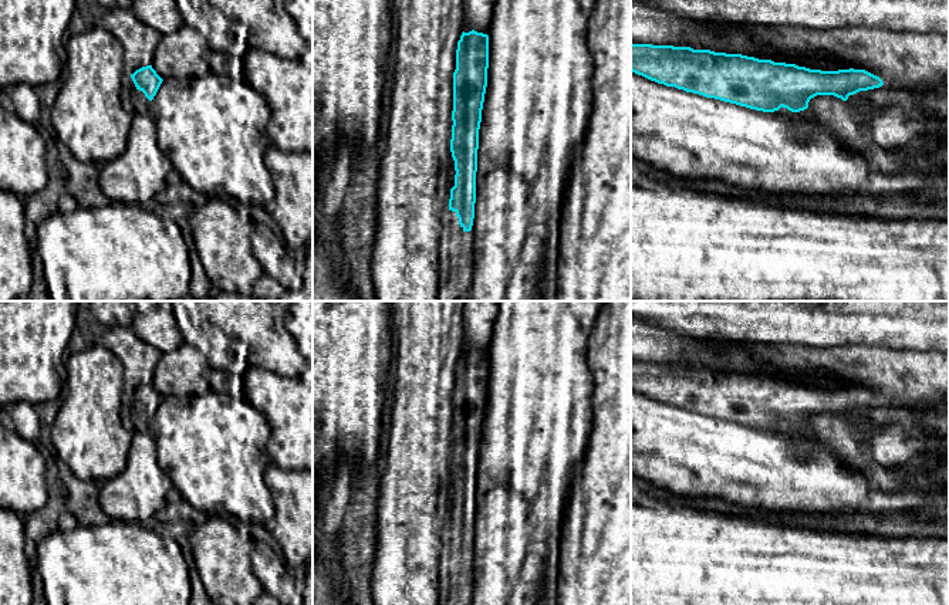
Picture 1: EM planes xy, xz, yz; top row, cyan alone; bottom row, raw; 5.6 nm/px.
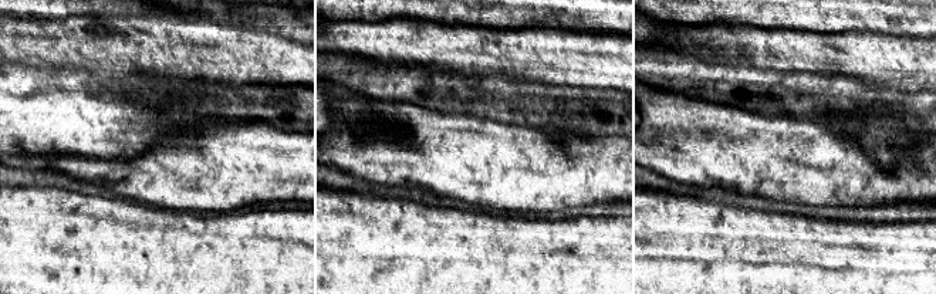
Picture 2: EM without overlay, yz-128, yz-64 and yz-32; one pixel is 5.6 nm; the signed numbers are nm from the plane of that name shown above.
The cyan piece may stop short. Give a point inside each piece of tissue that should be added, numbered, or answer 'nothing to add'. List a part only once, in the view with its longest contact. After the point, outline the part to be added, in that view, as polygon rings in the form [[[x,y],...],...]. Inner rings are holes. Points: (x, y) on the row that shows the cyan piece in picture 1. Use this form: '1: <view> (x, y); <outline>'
1: xy (141, 104); [[[139,89],[131,98],[135,114],[151,115],[151,101]]]

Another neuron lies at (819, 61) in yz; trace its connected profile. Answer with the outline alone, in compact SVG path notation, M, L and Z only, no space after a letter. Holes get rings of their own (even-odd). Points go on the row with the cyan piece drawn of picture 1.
M817 53L814 55L804 55L803 58L788 58L784 62L821 71L850 70L850 67L841 62L840 60L831 55L825 55L823 53Z

